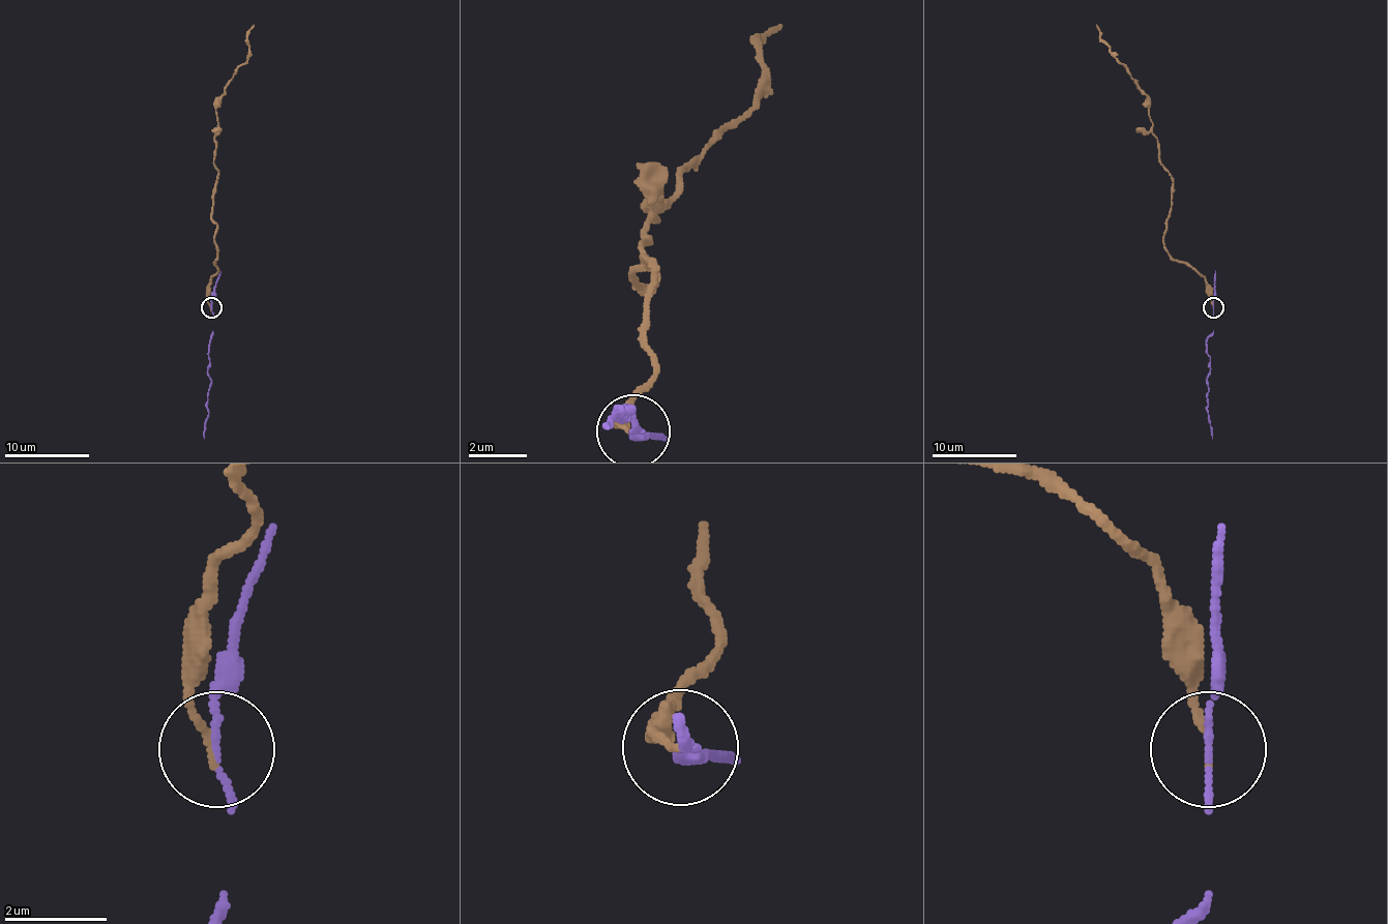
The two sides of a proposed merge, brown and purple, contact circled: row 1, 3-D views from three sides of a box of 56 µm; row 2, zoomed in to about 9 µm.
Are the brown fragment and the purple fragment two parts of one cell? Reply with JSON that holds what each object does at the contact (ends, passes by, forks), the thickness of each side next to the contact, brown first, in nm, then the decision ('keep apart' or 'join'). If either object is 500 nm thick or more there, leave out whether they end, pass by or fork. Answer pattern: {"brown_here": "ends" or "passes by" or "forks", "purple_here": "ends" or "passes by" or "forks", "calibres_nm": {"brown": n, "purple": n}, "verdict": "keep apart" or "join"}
{"brown_here": "ends", "purple_here": "ends", "calibres_nm": {"brown": 140, "purple": 150}, "verdict": "keep apart"}

